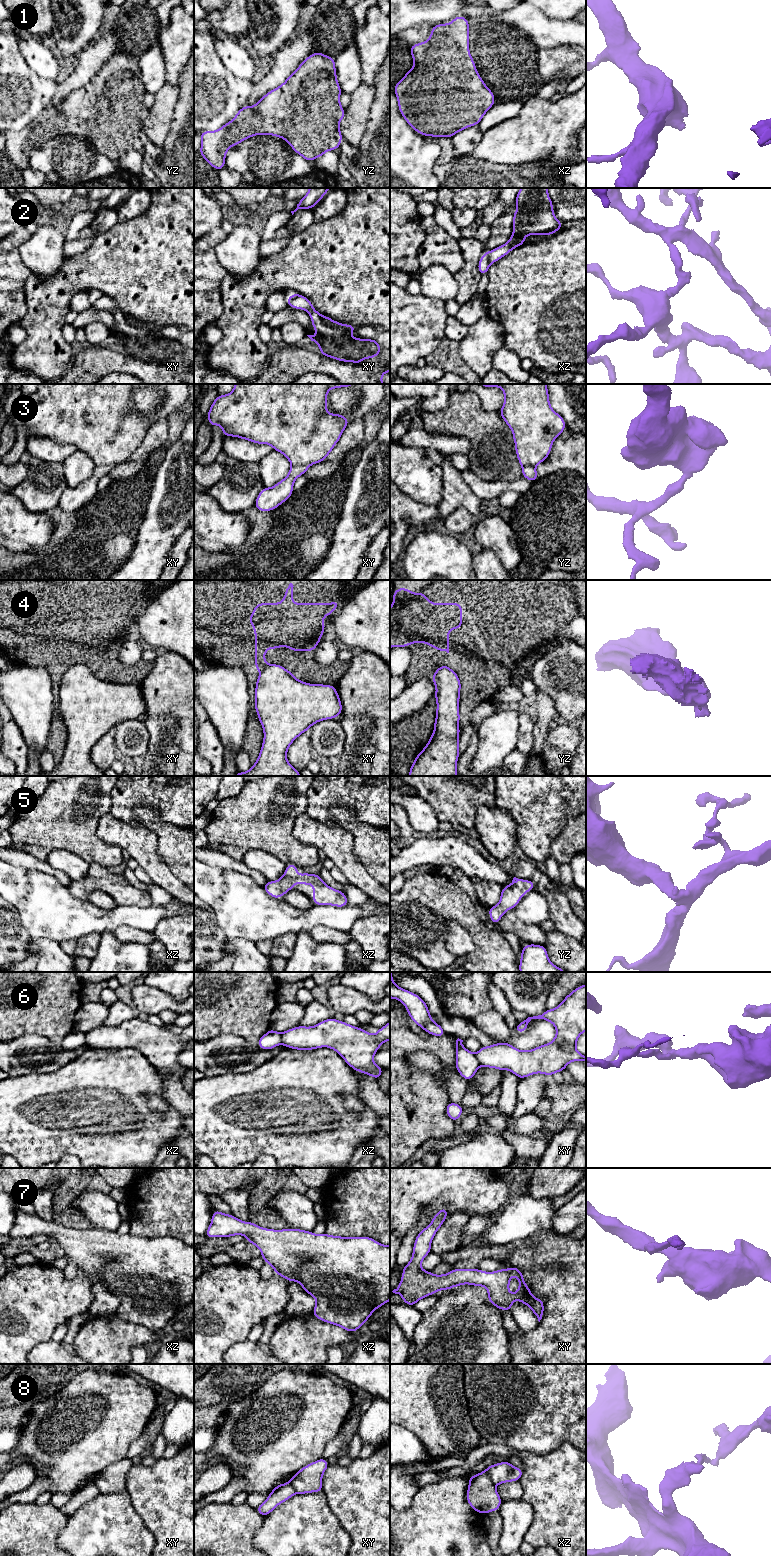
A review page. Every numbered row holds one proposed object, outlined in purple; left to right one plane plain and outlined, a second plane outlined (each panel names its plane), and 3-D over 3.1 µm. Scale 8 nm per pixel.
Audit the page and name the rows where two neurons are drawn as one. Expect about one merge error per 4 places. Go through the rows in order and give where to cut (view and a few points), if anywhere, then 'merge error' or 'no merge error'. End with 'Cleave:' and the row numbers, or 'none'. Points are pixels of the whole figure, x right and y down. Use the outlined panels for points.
1: no cut | no merge error
2: xz (490, 252), (488, 256), (489, 263) | merge error
3: xy (292, 464), (309, 465) | merge error
4: xy (268, 664), (261, 672) | merge error
5: no cut | no merge error
6: xy (474, 1054), (480, 1065) | merge error
7: no cut | no merge error
8: xz (489, 1465), (487, 1473), (494, 1485) | merge error
Cleave: 2, 3, 4, 6, 8

